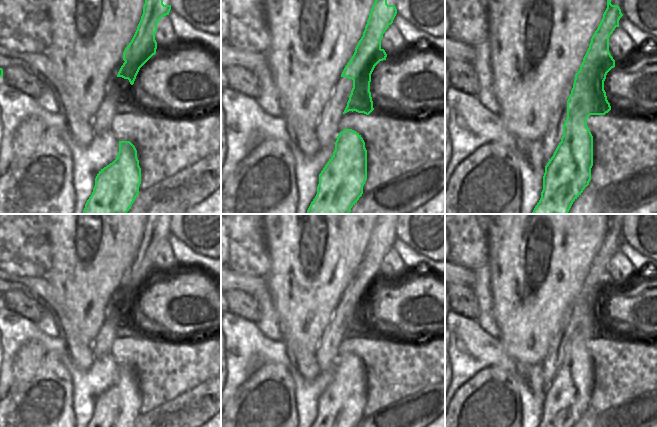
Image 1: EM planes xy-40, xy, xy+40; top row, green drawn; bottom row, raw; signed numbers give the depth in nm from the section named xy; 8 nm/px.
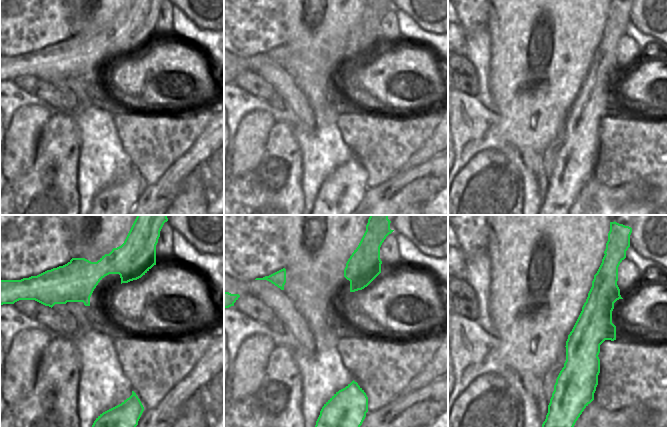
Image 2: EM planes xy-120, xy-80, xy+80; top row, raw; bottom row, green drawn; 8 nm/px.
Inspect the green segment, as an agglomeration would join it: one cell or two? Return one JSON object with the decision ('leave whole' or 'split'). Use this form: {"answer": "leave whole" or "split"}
{"answer": "split"}

